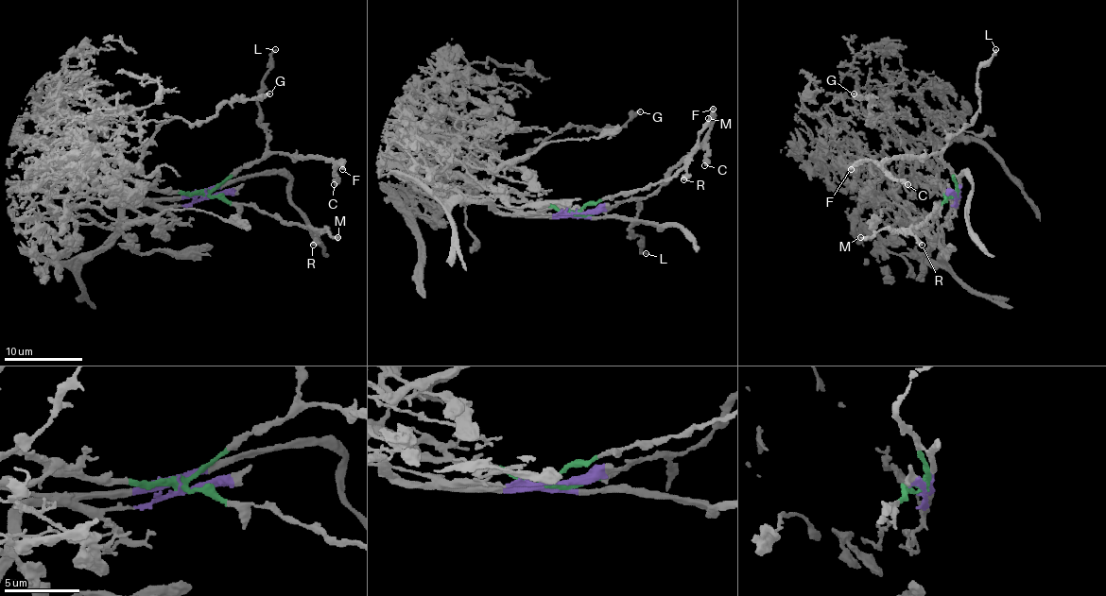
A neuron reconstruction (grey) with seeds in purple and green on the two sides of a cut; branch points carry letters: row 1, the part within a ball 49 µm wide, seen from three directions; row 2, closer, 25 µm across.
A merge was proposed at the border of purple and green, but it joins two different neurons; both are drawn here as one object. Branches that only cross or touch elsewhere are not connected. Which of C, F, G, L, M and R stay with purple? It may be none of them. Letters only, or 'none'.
none

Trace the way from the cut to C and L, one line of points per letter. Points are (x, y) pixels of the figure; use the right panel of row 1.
C: (956, 193), (954, 174), (938, 152), (923, 156), (893, 156), (883, 163), (893, 178), (907, 185)
L: (956, 193), (954, 174), (941, 156), (945, 144), (971, 123), (978, 109), (976, 70), (996, 49)

